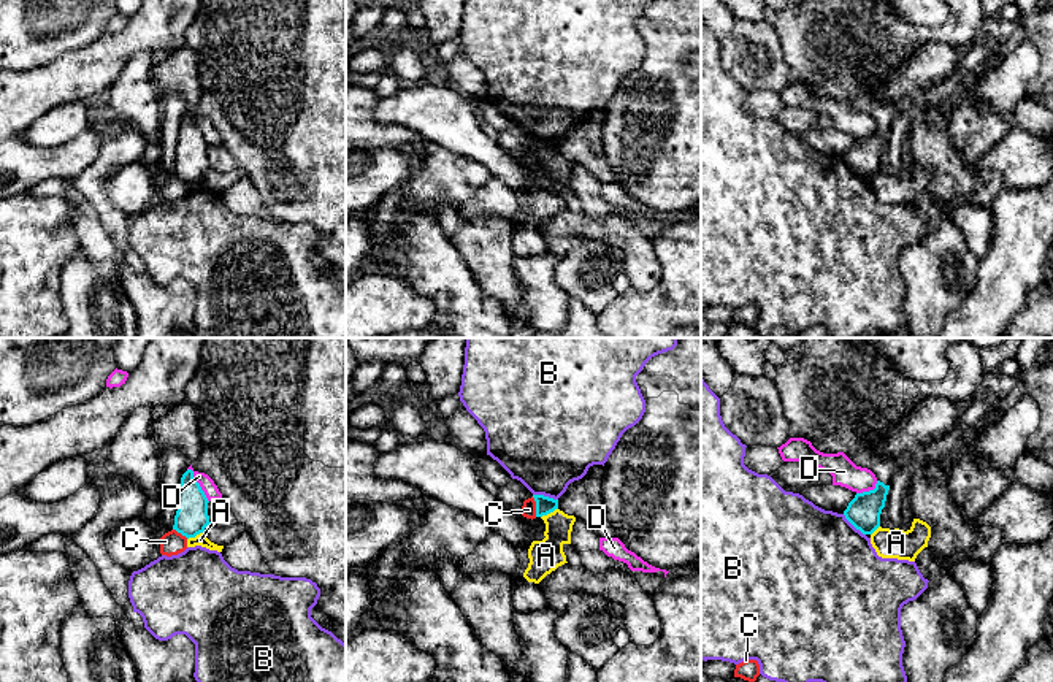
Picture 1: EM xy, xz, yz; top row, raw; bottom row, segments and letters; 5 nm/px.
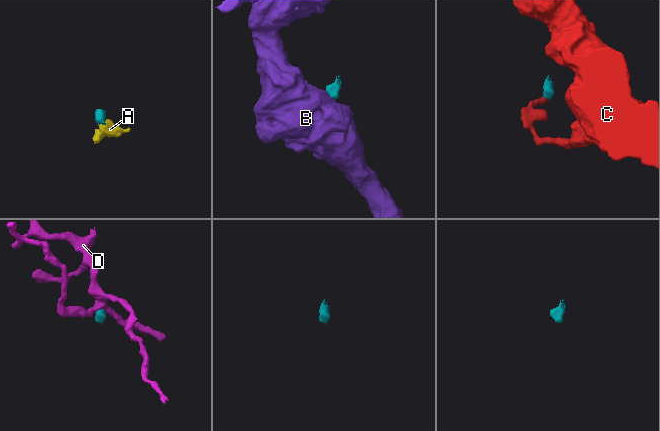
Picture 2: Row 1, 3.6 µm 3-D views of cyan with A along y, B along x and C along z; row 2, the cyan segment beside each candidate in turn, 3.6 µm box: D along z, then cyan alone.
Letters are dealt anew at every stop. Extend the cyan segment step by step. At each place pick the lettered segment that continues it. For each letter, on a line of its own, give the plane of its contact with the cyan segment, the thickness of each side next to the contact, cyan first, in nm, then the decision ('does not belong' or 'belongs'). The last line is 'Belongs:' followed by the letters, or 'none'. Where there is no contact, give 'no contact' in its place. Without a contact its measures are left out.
A: meets cyan in xz; 90 nm thick on the cyan side, 170 nm on the other; does not belong
B: meets cyan in xz; 90 nm thick on the cyan side, 440 nm on the other; does not belong
C: meets cyan in xz; 90 nm thick on the cyan side, 80 nm on the other; does not belong
D: meets cyan in xy; 170 nm thick on the cyan side, 70 nm on the other; does not belong
Belongs: none

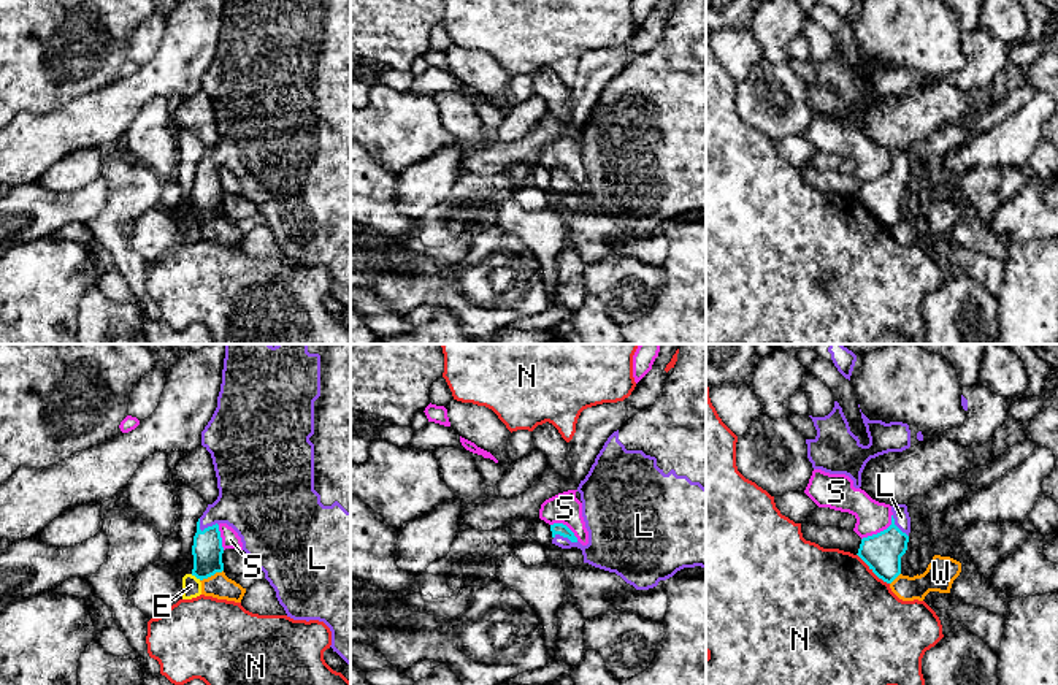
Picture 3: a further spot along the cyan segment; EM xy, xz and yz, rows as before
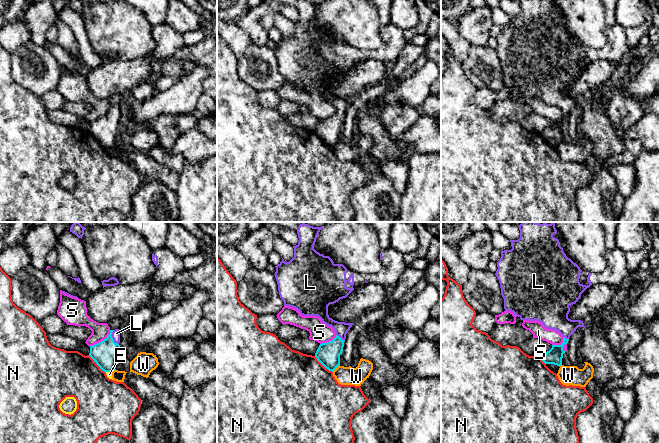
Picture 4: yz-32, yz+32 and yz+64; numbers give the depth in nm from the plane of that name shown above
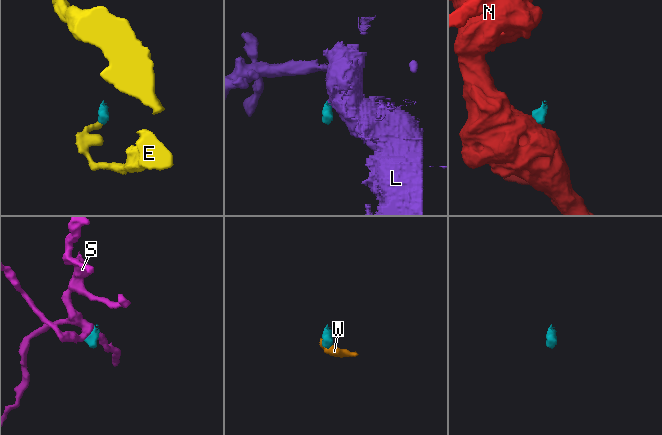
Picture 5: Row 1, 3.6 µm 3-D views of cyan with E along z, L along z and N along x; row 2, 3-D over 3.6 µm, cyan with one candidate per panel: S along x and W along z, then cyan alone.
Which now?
E: meets cyan in xy; 150 nm thick on the cyan side, 100 nm on the other; does not belong
L: meets cyan in xy; 150 nm thick on the cyan side, 300 nm on the other; belongs
N: meets cyan in yz; 200 nm thick on the cyan side, 500 nm on the other; does not belong
S: meets cyan in yz; 200 nm thick on the cyan side, 160 nm on the other; does not belong
W: meets cyan in xy; 150 nm thick on the cyan side, 120 nm on the other; does not belong
Belongs: L

